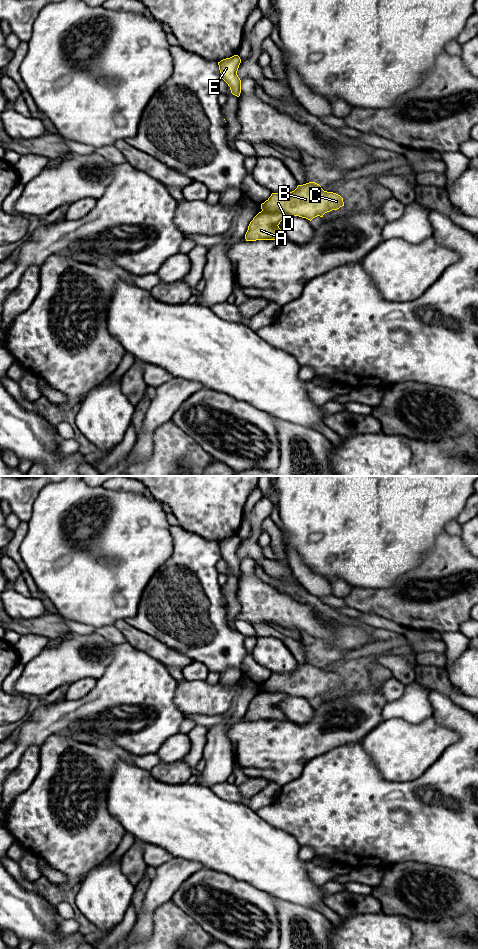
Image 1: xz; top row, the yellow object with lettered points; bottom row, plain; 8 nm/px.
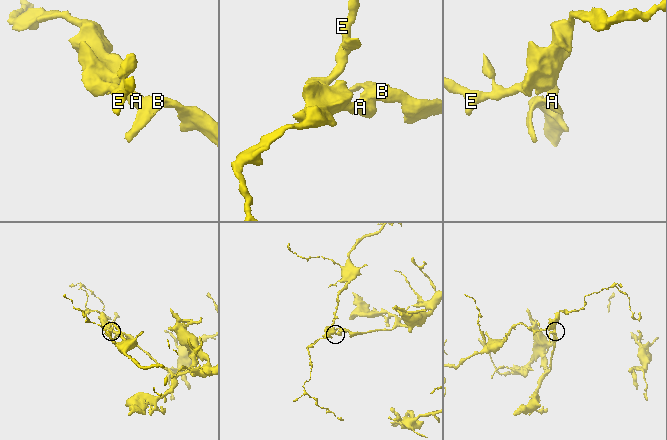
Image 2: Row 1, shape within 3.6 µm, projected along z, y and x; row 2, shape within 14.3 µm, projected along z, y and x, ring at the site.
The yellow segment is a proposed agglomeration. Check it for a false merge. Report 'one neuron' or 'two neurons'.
two neurons

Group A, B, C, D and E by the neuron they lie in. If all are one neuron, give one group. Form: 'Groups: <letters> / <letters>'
Groups: A E / B C D

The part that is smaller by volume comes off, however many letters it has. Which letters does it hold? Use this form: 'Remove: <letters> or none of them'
Remove: A, E

